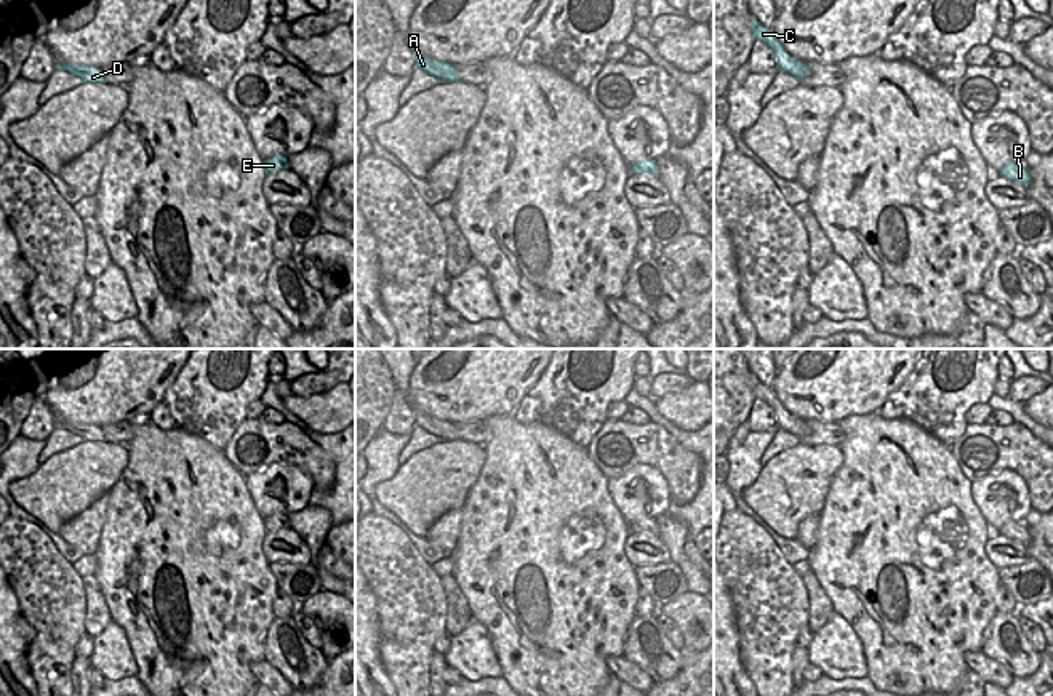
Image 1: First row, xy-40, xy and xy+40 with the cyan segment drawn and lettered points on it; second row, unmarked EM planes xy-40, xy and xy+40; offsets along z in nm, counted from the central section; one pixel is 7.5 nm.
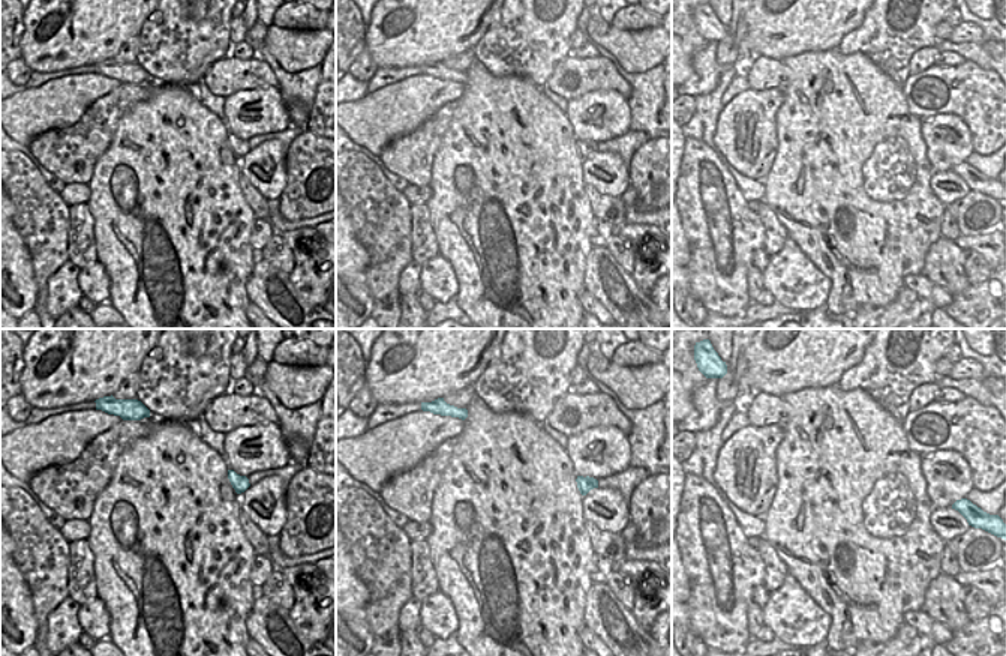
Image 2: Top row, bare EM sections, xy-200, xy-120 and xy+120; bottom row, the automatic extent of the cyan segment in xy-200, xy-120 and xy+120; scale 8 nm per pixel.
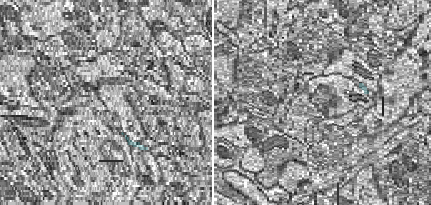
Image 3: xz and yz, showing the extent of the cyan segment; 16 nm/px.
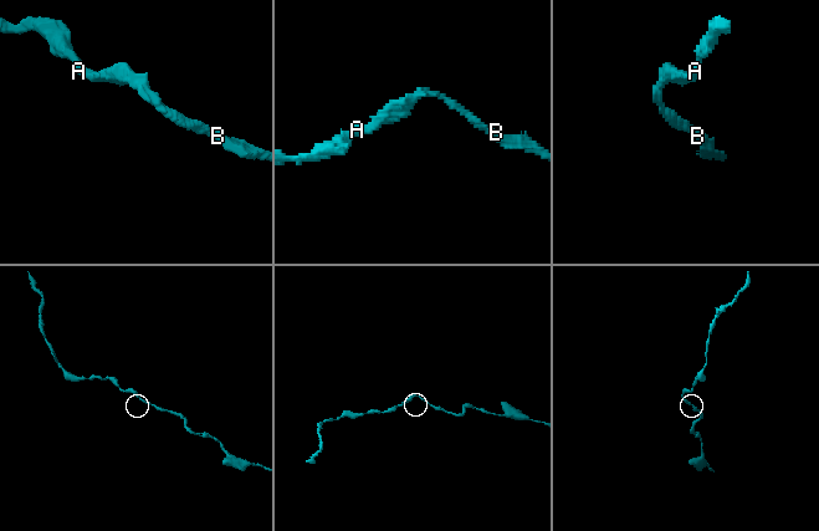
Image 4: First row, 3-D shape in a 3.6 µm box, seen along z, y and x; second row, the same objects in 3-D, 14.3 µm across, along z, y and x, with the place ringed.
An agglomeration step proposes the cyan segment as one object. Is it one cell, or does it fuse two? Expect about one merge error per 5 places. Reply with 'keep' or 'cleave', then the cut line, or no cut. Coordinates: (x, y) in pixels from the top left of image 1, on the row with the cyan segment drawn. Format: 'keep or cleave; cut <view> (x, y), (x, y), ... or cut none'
keep; cut none

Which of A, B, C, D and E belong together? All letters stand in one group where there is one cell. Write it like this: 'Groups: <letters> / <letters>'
Groups: A B C D E.

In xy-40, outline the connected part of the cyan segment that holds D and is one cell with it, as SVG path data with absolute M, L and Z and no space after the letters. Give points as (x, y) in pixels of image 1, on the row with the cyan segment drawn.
M56 64L56 67L67 70L74 77L80 77L83 83L106 83L102 70L93 66Z

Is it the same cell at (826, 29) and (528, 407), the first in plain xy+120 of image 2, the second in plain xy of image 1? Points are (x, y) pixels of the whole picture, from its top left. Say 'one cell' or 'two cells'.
two cells

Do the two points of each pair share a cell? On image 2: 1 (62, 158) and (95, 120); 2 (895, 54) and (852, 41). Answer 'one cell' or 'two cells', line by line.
1: one cell
2: one cell

